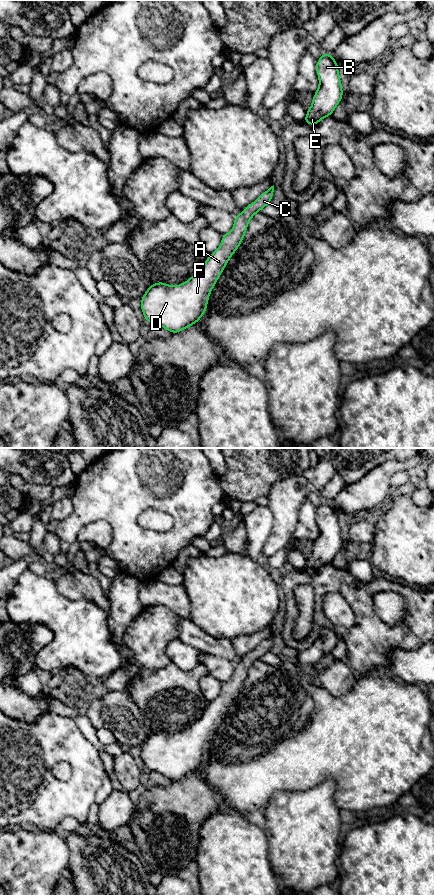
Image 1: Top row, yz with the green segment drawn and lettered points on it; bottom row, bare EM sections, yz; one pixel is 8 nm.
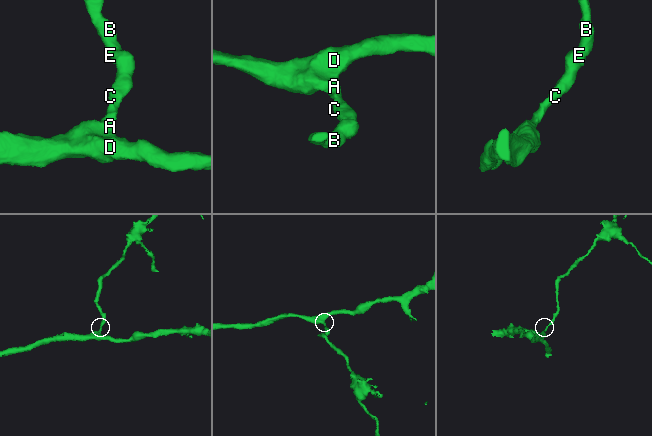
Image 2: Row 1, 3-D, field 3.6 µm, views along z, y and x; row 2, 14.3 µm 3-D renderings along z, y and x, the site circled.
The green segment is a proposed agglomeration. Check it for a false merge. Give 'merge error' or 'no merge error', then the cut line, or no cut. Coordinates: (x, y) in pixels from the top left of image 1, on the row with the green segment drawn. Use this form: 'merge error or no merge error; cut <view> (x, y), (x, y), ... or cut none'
no merge error; cut none

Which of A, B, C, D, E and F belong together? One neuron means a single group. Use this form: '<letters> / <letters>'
A B C D E F

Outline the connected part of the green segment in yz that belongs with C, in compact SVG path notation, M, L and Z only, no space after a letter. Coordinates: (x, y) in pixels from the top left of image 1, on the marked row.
M274 185L263 192L241 214L235 215L230 233L222 235L219 248L211 253L202 269L177 286L164 282L150 285L141 298L141 310L148 323L158 324L172 334L196 324L207 309L208 298L228 260L241 245L255 213L270 204Z

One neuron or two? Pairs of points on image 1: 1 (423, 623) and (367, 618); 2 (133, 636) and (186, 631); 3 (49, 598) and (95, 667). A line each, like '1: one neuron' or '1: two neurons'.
1: one neuron
2: two neurons
3: one neuron

